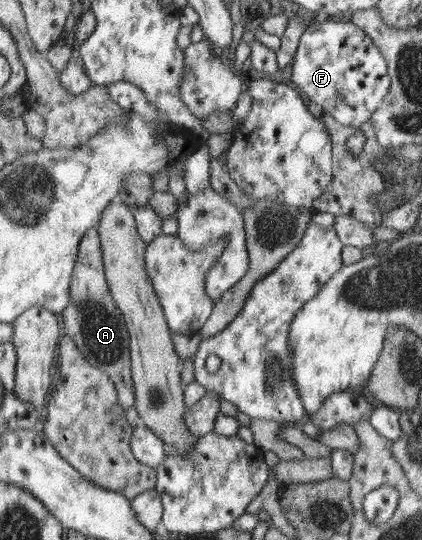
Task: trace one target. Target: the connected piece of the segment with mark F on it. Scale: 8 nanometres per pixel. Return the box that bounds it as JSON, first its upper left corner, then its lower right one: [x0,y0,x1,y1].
[292,18,391,127]

